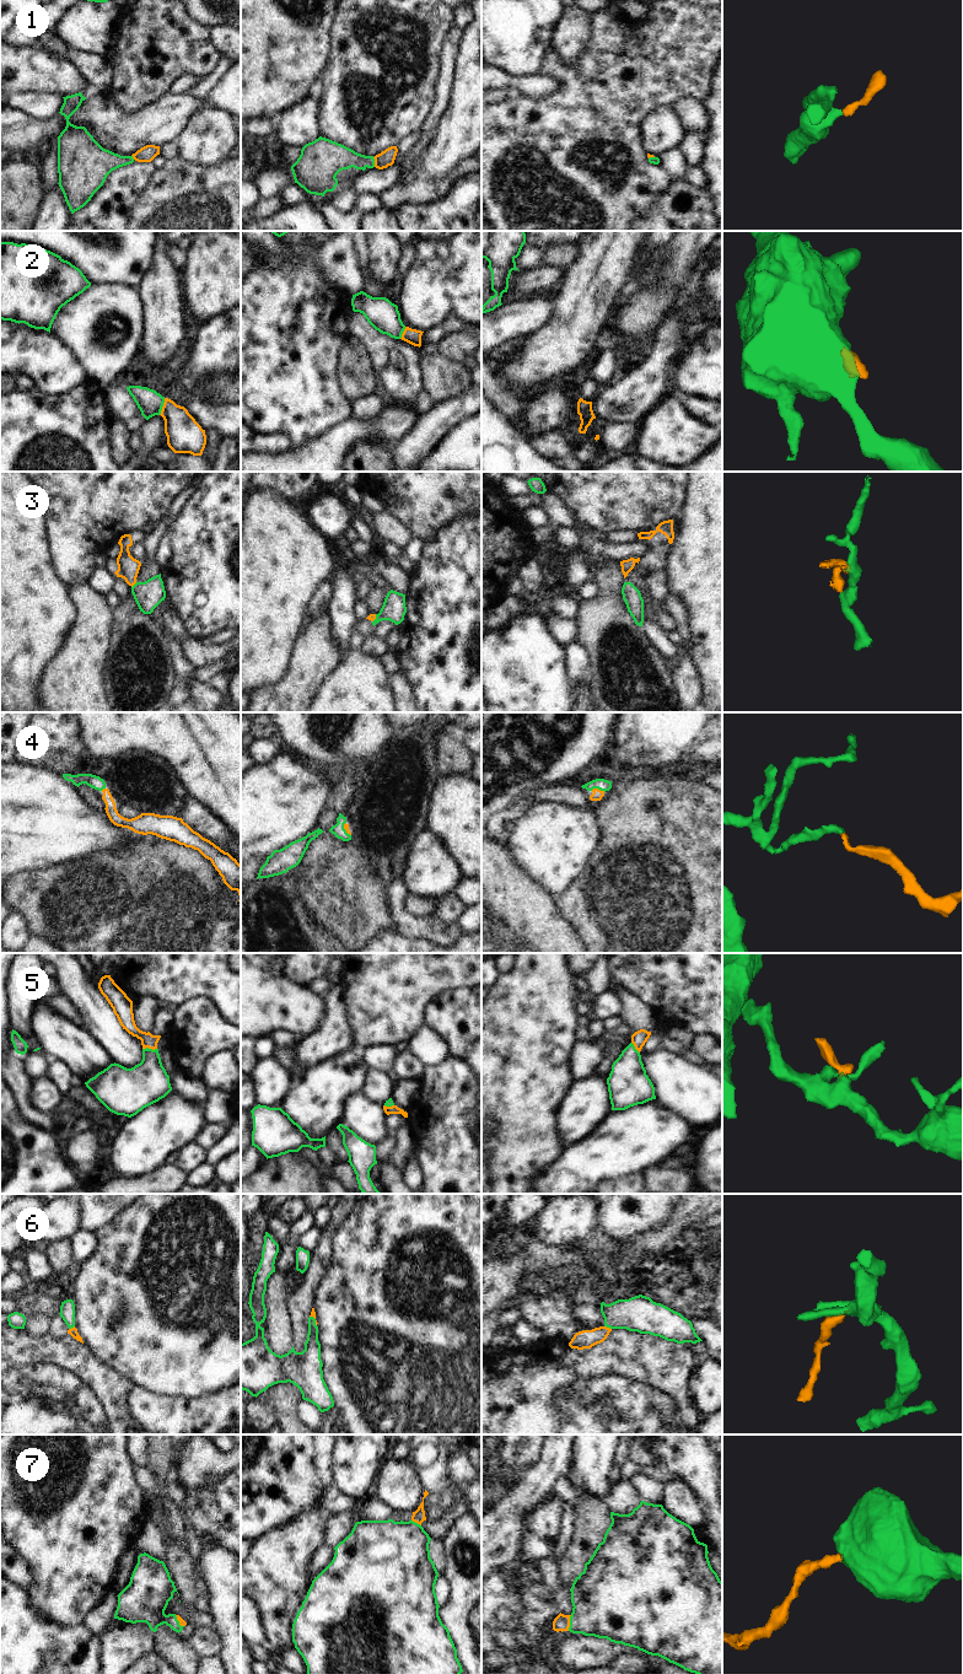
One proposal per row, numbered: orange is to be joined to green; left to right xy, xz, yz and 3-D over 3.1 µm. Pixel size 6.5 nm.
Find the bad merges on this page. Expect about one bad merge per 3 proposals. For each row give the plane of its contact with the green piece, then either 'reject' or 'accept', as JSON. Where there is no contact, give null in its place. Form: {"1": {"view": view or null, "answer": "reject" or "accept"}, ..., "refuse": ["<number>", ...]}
{"1": {"view": "xz", "answer": "accept"}, "2": {"view": "xy", "answer": "accept"}, "3": {"view": "xy", "answer": "accept"}, "4": {"view": "yz", "answer": "accept"}, "5": {"view": "xy", "answer": "accept"}, "6": {"view": "yz", "answer": "accept"}, "7": {"view": "yz", "answer": "accept"}, "refuse": []}

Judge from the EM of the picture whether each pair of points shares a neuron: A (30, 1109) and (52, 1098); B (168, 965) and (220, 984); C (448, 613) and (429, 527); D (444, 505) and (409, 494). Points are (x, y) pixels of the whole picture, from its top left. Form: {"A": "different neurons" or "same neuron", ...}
{"A": "different neurons", "B": "same neuron", "C": "different neurons", "D": "same neuron"}

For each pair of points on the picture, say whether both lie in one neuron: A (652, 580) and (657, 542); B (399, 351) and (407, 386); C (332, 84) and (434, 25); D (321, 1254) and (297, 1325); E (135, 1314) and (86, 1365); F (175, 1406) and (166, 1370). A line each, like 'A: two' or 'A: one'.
A: one
B: one
C: one
D: one
E: two
F: two

